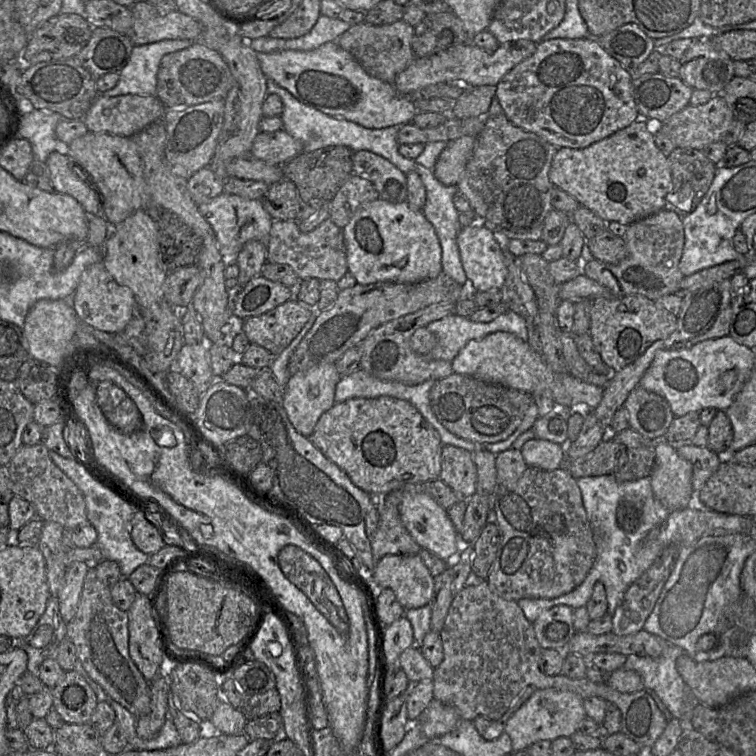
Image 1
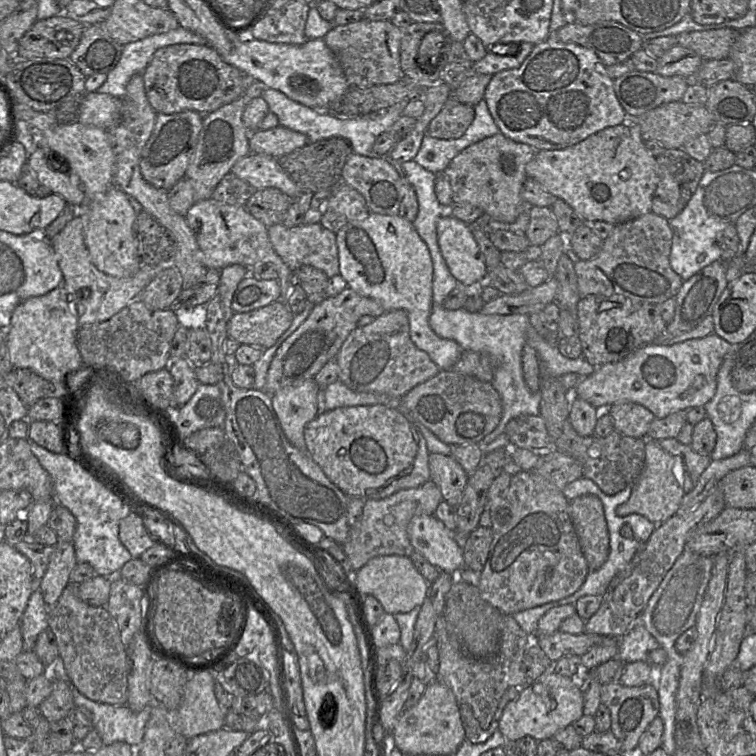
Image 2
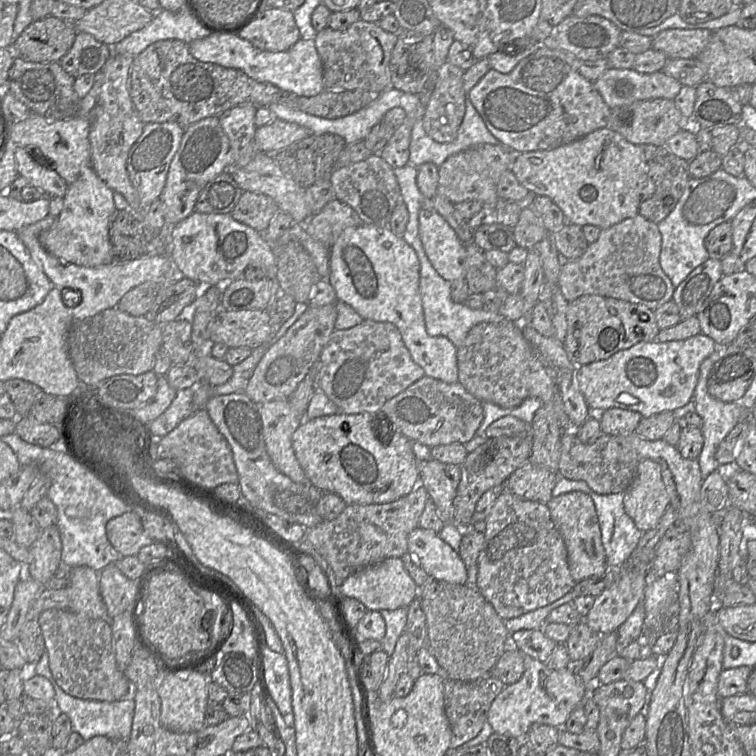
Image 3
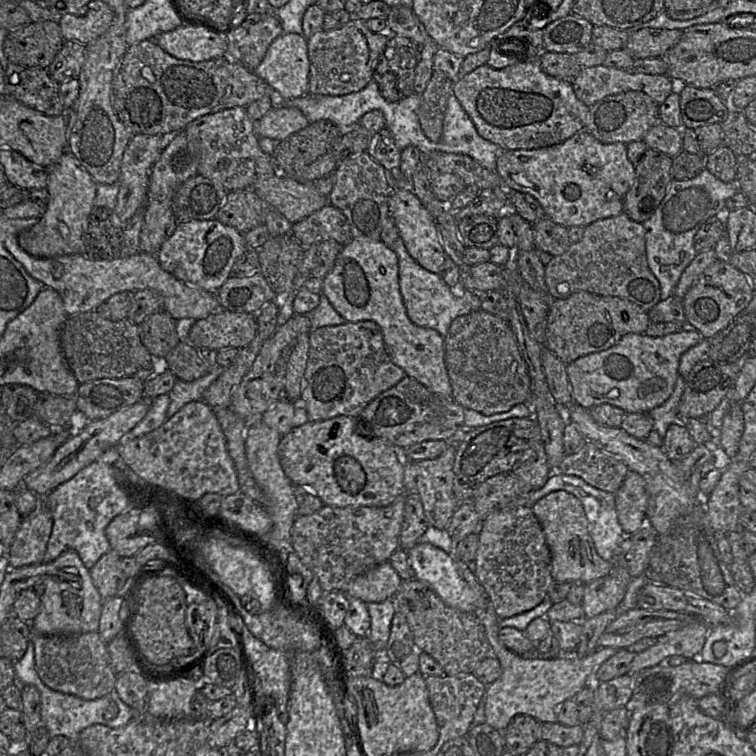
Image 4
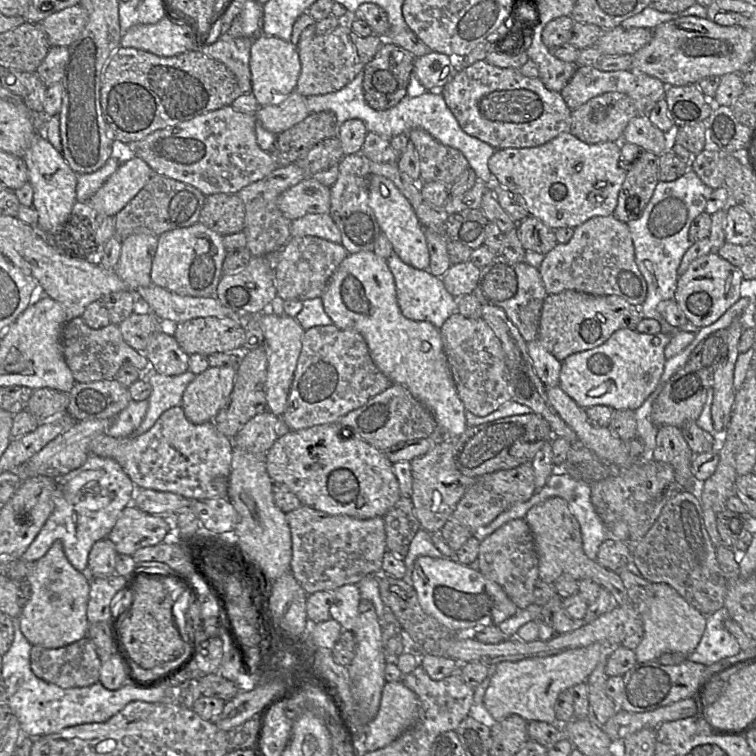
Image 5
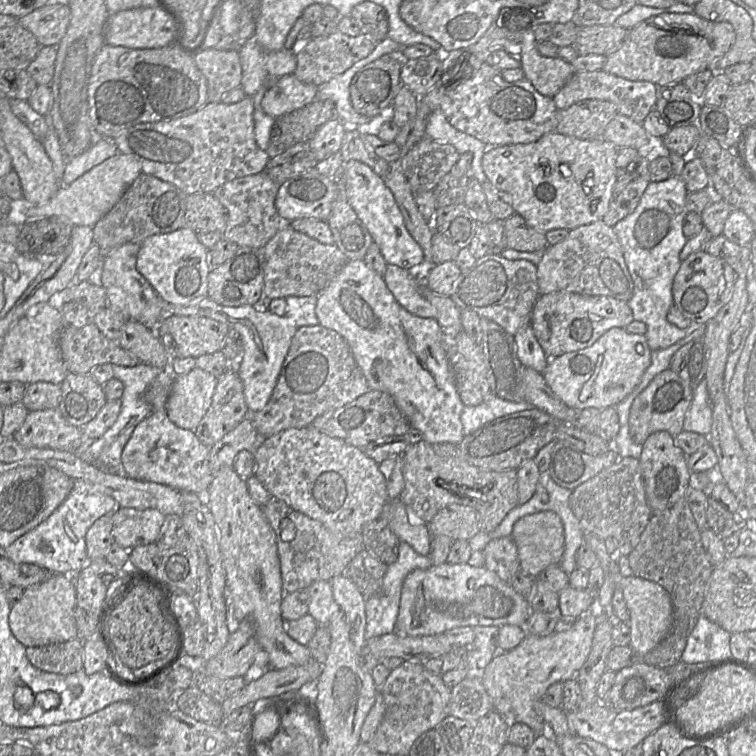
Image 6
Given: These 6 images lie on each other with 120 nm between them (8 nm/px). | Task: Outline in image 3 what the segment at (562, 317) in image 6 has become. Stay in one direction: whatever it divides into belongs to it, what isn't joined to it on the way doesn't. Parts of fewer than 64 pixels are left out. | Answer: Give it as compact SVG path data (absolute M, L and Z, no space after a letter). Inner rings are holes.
M582 295L569 302L566 319L567 334L563 342L563 348L568 358L576 366L608 359L615 353L628 349L640 342L656 341L656 337L660 331L654 311L647 306L600 295Z

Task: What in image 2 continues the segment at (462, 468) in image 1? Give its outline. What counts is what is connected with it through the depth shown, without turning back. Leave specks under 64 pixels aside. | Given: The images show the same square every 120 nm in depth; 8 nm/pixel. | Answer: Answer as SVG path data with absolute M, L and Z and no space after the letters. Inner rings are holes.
M430 453L428 462L430 480L440 489L443 501L457 508L469 474L451 455Z

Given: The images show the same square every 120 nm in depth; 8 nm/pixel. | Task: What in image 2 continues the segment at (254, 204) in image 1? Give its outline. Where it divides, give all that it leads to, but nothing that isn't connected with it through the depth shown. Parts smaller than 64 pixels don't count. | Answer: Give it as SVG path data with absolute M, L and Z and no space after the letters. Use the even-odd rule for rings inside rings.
M212 198L195 203L185 214L188 226L194 232L203 264L208 269L218 269L238 264L251 269L258 263L271 263L278 272L281 297L277 301L287 302L294 288L293 271L274 250L268 236L268 227L253 217L244 206L229 205Z

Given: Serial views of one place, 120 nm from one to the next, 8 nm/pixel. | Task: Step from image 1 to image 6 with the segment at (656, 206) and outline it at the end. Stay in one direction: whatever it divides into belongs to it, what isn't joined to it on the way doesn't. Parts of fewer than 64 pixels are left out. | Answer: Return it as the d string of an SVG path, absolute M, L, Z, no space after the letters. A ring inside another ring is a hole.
M553 131L526 144L488 147L482 157L482 168L495 187L510 194L515 213L521 215L532 228L543 233L553 229L570 231L601 220L607 213L612 190L618 178L615 165L618 149L602 138L584 140Z

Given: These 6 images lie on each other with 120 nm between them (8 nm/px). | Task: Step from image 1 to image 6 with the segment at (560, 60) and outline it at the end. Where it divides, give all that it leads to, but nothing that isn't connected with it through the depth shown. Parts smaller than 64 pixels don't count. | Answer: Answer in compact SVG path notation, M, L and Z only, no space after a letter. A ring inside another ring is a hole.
M485 62L471 78L455 87L445 87L438 108L455 129L475 137L488 147L534 142L543 135L555 131L557 126L558 109L552 97L540 94L527 79L507 82L503 79L501 70Z

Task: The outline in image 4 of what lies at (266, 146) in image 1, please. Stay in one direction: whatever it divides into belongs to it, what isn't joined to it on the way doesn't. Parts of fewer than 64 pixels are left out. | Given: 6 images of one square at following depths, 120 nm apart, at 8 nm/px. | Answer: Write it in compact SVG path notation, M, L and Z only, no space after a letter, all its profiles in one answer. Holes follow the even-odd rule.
M272 107L262 118L254 121L259 138L283 140L310 124L304 114L295 107Z

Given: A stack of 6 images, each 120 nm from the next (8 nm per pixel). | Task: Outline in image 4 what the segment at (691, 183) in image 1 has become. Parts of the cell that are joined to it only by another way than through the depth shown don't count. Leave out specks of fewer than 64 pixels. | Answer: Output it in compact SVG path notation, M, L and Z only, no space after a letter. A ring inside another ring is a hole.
M648 148L635 165L635 179L624 195L623 213L639 223L648 220L662 202L673 180L671 166L671 157Z

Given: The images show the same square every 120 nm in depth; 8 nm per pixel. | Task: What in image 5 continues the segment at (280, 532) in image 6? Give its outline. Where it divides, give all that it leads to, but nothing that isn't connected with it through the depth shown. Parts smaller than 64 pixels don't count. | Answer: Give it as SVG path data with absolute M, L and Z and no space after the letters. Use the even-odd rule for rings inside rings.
M302 505L286 513L291 532L291 572L307 594L333 591L343 585L356 585L367 576L381 572L382 559L387 552L384 519L377 516L358 519L347 515L329 515L312 507Z

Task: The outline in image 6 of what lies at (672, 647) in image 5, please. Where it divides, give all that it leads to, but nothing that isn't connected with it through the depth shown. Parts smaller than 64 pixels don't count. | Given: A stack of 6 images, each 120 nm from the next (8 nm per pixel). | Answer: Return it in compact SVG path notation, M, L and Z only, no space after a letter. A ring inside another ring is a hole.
M621 576L617 581L617 587L619 587L623 593L623 597L629 612L629 647L634 651L635 658L639 660L638 658L643 657L653 648L655 648L671 631L673 624L673 608L671 597L669 593L659 584L637 576Z

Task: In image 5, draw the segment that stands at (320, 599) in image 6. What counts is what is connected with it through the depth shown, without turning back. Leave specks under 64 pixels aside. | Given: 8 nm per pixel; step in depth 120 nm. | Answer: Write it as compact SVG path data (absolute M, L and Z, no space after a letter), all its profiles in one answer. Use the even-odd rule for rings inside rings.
M343 585L332 591L335 603L329 608L332 620L347 631L353 632L358 618L361 595L356 585Z

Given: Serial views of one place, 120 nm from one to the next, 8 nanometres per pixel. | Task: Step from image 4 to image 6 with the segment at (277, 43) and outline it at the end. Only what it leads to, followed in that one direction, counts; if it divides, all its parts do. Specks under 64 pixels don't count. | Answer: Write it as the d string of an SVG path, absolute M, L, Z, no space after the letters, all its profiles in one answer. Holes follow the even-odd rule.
M251 37L238 51L242 67L241 88L247 97L253 97L261 88L296 69L295 54L285 48L279 51L265 51Z

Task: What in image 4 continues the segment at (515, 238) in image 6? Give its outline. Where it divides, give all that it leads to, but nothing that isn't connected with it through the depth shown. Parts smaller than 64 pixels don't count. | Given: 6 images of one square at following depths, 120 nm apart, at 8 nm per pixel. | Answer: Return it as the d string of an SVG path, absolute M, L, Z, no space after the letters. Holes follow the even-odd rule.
M547 217L531 224L537 250L550 253L553 256L560 255L572 244L568 234L569 227L557 224Z

